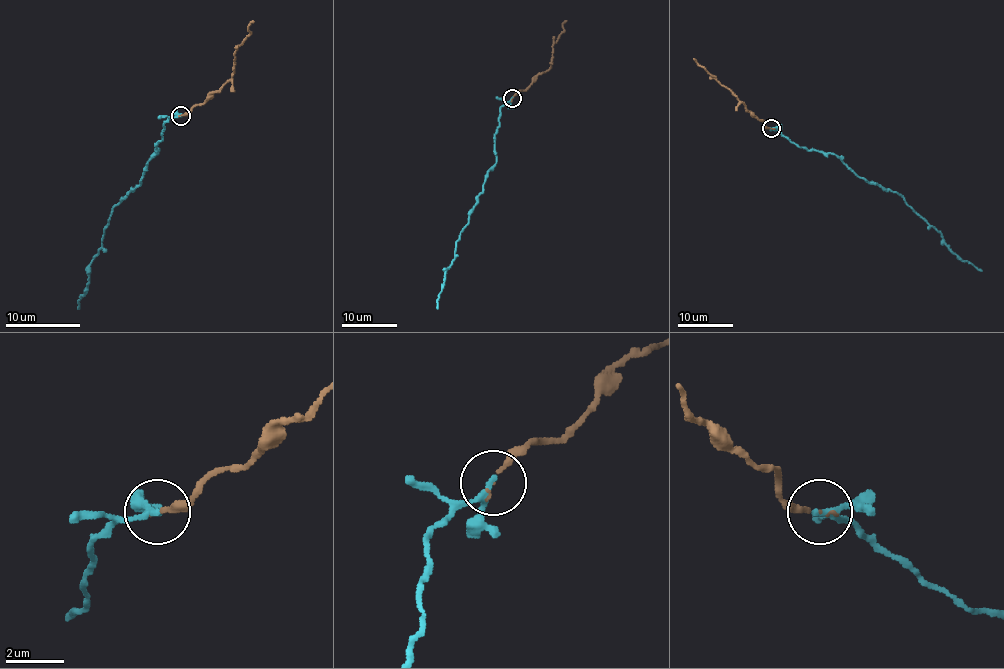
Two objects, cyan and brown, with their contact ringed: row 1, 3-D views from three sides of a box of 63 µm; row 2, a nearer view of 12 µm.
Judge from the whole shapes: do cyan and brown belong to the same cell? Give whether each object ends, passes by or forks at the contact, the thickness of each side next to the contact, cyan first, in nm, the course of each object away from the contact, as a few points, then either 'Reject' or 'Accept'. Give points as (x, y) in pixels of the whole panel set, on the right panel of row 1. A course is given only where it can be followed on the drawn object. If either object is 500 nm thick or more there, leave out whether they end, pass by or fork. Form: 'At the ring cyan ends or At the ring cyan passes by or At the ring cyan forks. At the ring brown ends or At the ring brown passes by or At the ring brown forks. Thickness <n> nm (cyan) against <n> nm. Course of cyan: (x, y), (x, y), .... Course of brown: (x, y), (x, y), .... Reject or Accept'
At the ring cyan passes by. At the ring brown ends. Thickness 180 nm (cyan) against 140 nm. Course of cyan: (771, 129), (809, 150), (836, 155), (858, 177), (897, 192), (941, 234), (943, 242), (982, 271). Course of brown: (771, 129), (753, 116), (694, 59). Accept

